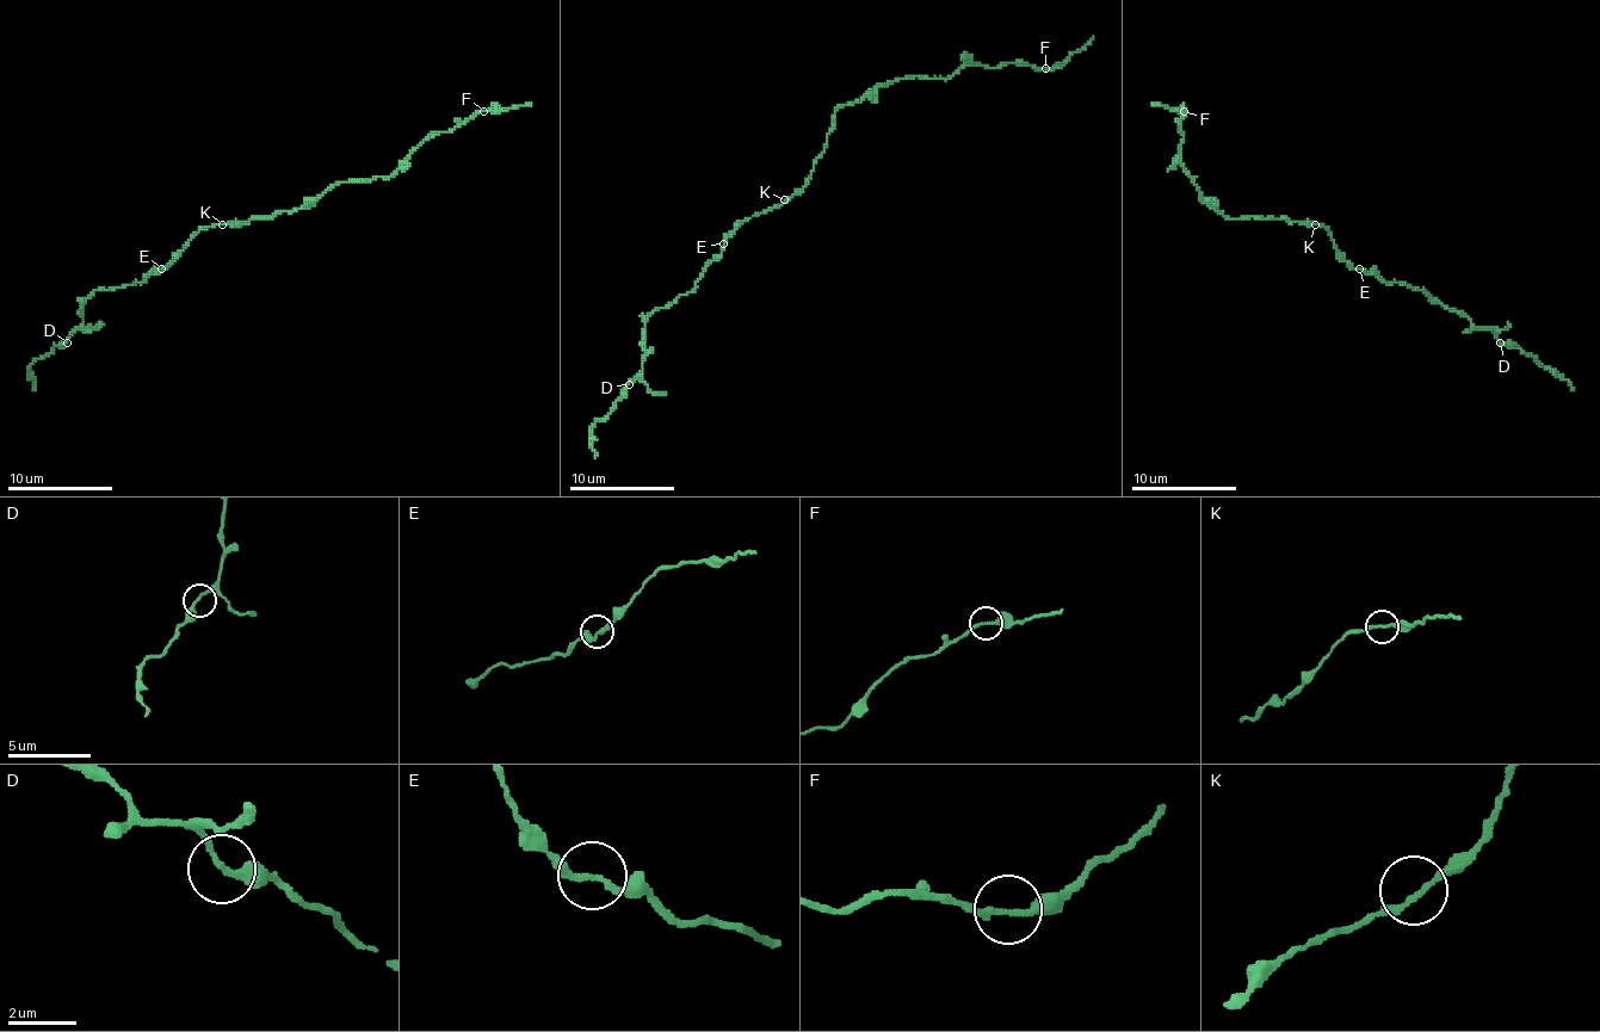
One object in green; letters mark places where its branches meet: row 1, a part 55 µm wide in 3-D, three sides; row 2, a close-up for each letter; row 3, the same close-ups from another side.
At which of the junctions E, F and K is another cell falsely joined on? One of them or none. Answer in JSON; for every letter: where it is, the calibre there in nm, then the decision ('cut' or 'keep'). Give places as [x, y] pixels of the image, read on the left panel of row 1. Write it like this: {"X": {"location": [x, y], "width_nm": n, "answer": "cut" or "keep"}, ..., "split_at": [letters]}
{"E": {"location": [161, 269], "width_nm": 200, "answer": "keep"}, "F": {"location": [483, 111], "width_nm": 200, "answer": "keep"}, "K": {"location": [222, 224], "width_nm": 190, "answer": "keep"}, "split_at": []}

